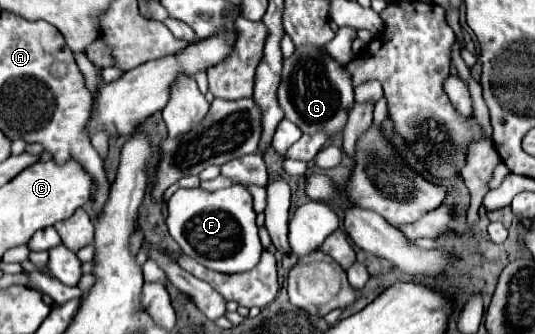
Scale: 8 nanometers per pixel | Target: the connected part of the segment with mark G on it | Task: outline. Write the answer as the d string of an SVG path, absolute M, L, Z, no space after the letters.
M298 46L290 58L284 58L278 102L284 118L294 122L304 134L316 134L320 130L336 134L342 130L348 110L354 104L354 86L350 74L346 74L346 66L338 66L324 48Z

